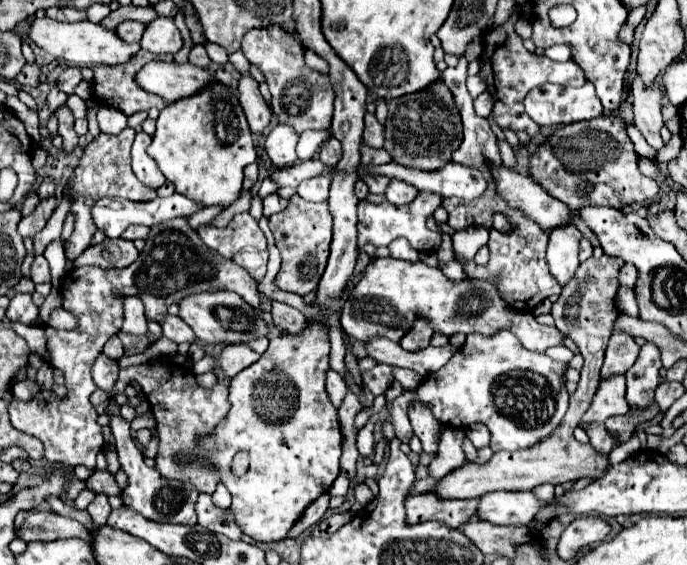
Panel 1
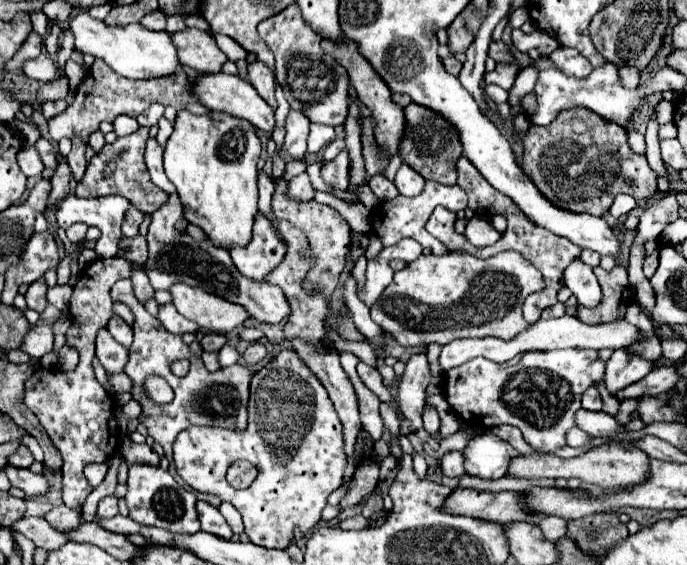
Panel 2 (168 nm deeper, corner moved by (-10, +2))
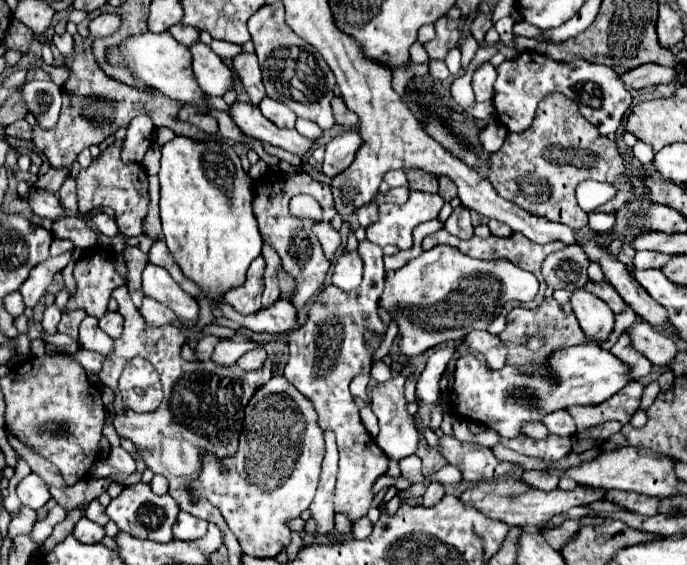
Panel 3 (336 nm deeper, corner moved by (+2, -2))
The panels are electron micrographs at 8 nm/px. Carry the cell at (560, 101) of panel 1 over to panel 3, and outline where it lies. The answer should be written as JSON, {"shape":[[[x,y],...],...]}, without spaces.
{"shape":[[[524,51],[516,59],[500,63],[496,73],[494,105],[498,111],[498,121],[508,127],[508,131],[526,131],[532,125],[540,99],[544,99],[548,93],[562,93],[572,99],[580,107],[580,113],[602,135],[616,133],[624,113],[632,105],[632,93],[624,87],[624,83],[620,83],[620,77],[610,67],[588,63],[584,59],[558,63],[536,51]]]}

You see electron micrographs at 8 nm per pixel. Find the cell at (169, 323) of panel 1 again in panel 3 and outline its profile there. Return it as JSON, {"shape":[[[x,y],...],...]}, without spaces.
{"shape":[[[144,297],[144,303],[140,307],[140,313],[142,313],[144,321],[148,323],[148,327],[172,325],[172,321],[176,319],[176,315],[172,315],[172,311],[168,311],[168,307],[162,307],[160,303],[156,303],[150,297]]]}

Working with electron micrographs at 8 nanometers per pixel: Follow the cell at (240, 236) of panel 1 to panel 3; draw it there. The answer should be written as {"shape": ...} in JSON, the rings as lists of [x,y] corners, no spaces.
{"shape":[[[260,255],[250,263],[246,281],[240,287],[232,287],[232,291],[228,291],[228,295],[224,295],[224,299],[236,311],[248,315],[248,313],[254,313],[262,307],[260,305],[262,291],[264,291],[264,259]]]}

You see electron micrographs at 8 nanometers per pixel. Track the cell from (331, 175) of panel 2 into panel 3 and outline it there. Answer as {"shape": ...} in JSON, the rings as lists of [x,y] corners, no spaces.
{"shape":[[[346,131],[338,137],[334,137],[328,145],[326,145],[326,155],[324,155],[324,163],[322,163],[322,173],[326,177],[336,177],[342,171],[346,171],[352,161],[354,161],[354,153],[360,147],[360,135],[356,131]]]}

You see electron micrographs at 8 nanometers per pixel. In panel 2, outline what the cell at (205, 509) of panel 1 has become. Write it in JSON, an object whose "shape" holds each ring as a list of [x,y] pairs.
{"shape":[[[198,501],[196,511],[198,511],[198,519],[200,519],[200,531],[212,533],[220,539],[232,539],[232,529],[228,527],[226,519],[222,517],[222,513],[218,509],[212,509],[208,503]]]}

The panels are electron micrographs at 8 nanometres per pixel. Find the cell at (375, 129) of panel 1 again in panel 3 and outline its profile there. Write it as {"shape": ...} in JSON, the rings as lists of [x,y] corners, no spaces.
{"shape":[[[334,99],[332,101],[332,109],[334,109],[334,117],[336,117],[338,125],[342,125],[344,129],[356,129],[358,117],[352,115],[352,111],[346,109],[346,105],[344,105],[342,99]]]}

